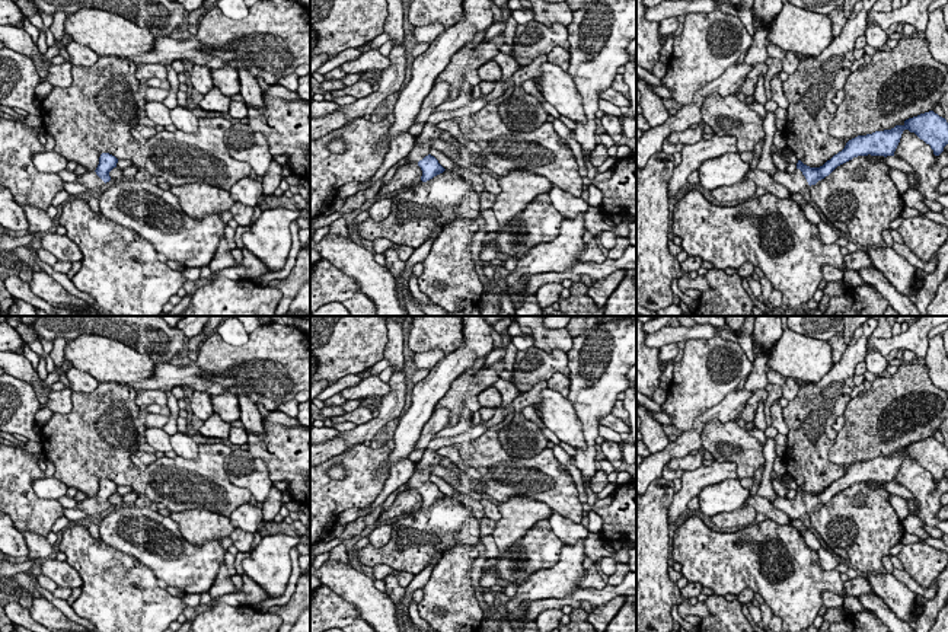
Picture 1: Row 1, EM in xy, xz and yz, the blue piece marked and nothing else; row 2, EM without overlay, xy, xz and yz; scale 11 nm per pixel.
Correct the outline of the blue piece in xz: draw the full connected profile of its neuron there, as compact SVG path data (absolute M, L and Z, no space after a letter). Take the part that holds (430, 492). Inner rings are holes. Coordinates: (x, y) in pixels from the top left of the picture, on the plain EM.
M428 449L424 450L422 459L418 463L415 463L414 475L406 482L405 491L416 489L421 494L422 508L427 508L446 497L431 481L431 467L440 466L441 459L443 456L440 456L437 451Z

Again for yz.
M933 437L909 444L903 451L891 456L875 457L849 466L842 478L834 481L820 494L810 494L801 486L794 499L781 498L770 501L773 508L783 511L794 520L801 520L807 513L815 511L829 502L837 492L858 482L894 482L904 456L915 459L920 466L931 472L935 482L944 478L948 470L948 449Z

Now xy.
M102 479L99 491L92 498L84 498L76 508L64 508L64 517L71 523L77 523L87 517L100 516L111 507L109 498L116 494L118 485L109 479Z

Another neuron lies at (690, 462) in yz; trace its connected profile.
M687 454L684 457L674 457L671 459L667 466L671 470L695 470L703 465L703 456L698 454Z

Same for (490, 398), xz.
M488 387L478 395L481 408L498 408L501 405L501 393L494 387Z

